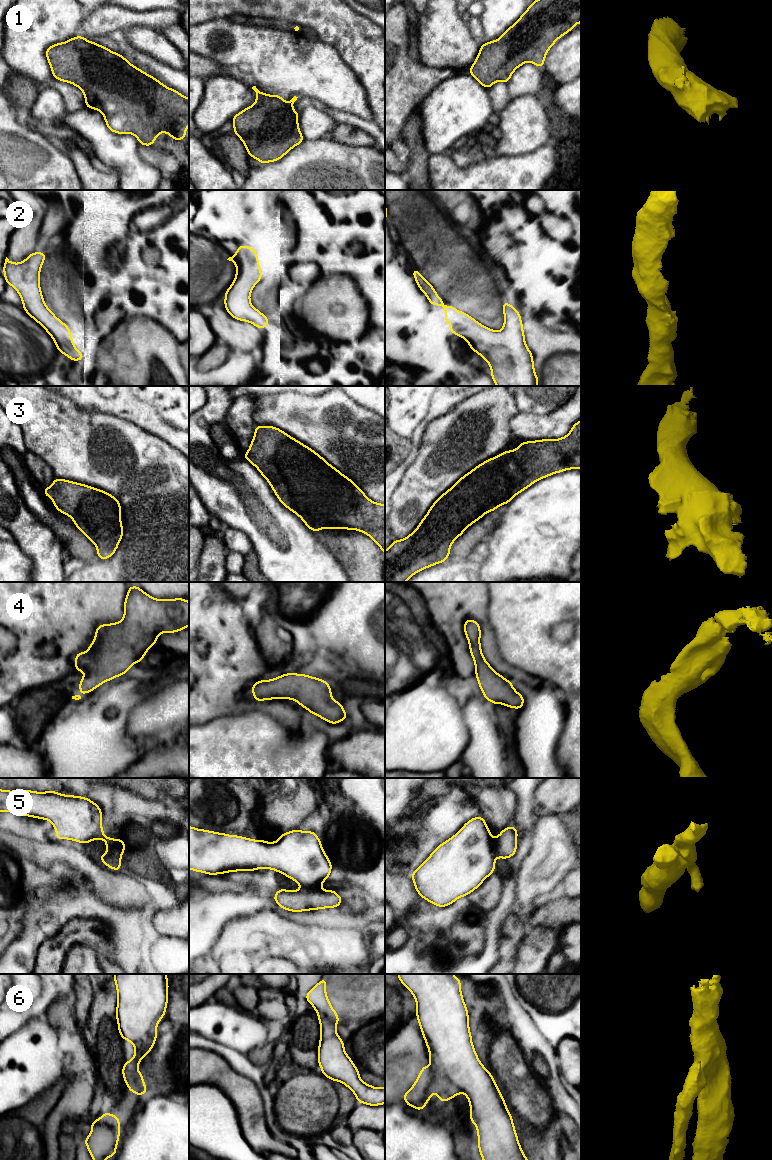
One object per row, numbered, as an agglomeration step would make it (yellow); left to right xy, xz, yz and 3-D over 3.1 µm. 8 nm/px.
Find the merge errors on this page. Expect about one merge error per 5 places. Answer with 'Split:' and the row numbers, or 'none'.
Split: 5, 6

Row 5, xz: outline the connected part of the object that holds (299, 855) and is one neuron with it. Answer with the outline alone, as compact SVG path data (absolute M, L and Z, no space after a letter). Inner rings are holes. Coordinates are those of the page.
M189 826L189 869L217 875L262 868L282 873L302 888L316 888L328 879L332 864L323 850L321 840L313 831L292 830L278 836L276 842L266 842Z

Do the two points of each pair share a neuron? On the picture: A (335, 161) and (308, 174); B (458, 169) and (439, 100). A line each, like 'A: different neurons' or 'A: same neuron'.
A: same neuron
B: same neuron

